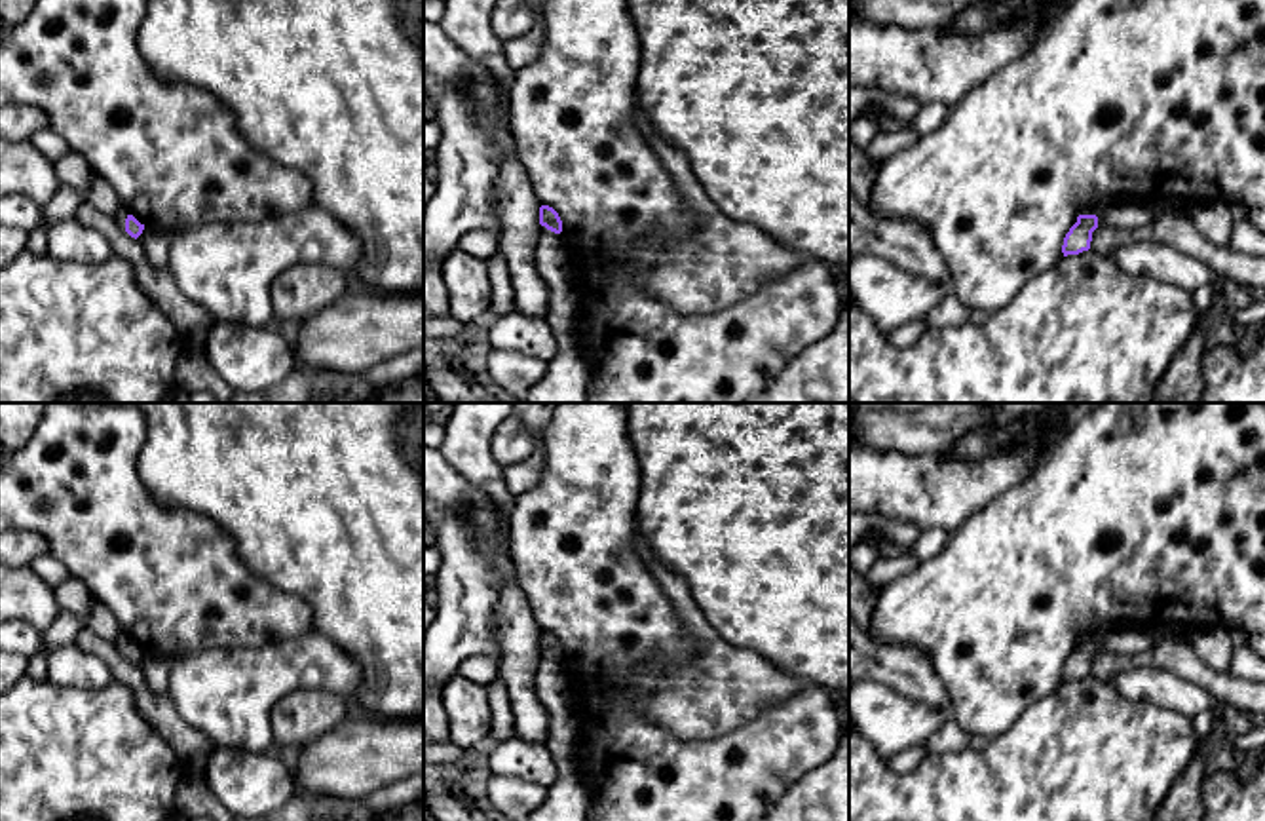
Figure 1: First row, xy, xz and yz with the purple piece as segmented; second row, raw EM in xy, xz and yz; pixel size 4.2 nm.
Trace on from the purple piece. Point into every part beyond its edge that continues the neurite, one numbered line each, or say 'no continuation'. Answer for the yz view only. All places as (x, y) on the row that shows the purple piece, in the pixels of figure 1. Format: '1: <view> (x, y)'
1: yz (1123, 215)

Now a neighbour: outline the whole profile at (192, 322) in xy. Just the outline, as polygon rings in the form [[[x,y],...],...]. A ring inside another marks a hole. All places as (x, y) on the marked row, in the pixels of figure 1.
[[[84,201],[78,207],[76,219],[85,228],[93,228],[103,234],[116,257],[123,257],[133,262],[141,287],[175,323],[184,342],[205,344],[215,319],[179,291],[167,264],[160,268],[152,266],[141,239],[131,238],[118,226],[114,217],[101,213],[89,201]]]

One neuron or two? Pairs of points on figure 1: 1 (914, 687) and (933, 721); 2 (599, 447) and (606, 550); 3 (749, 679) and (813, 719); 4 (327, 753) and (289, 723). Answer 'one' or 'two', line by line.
1: two
2: one
3: two
4: two

